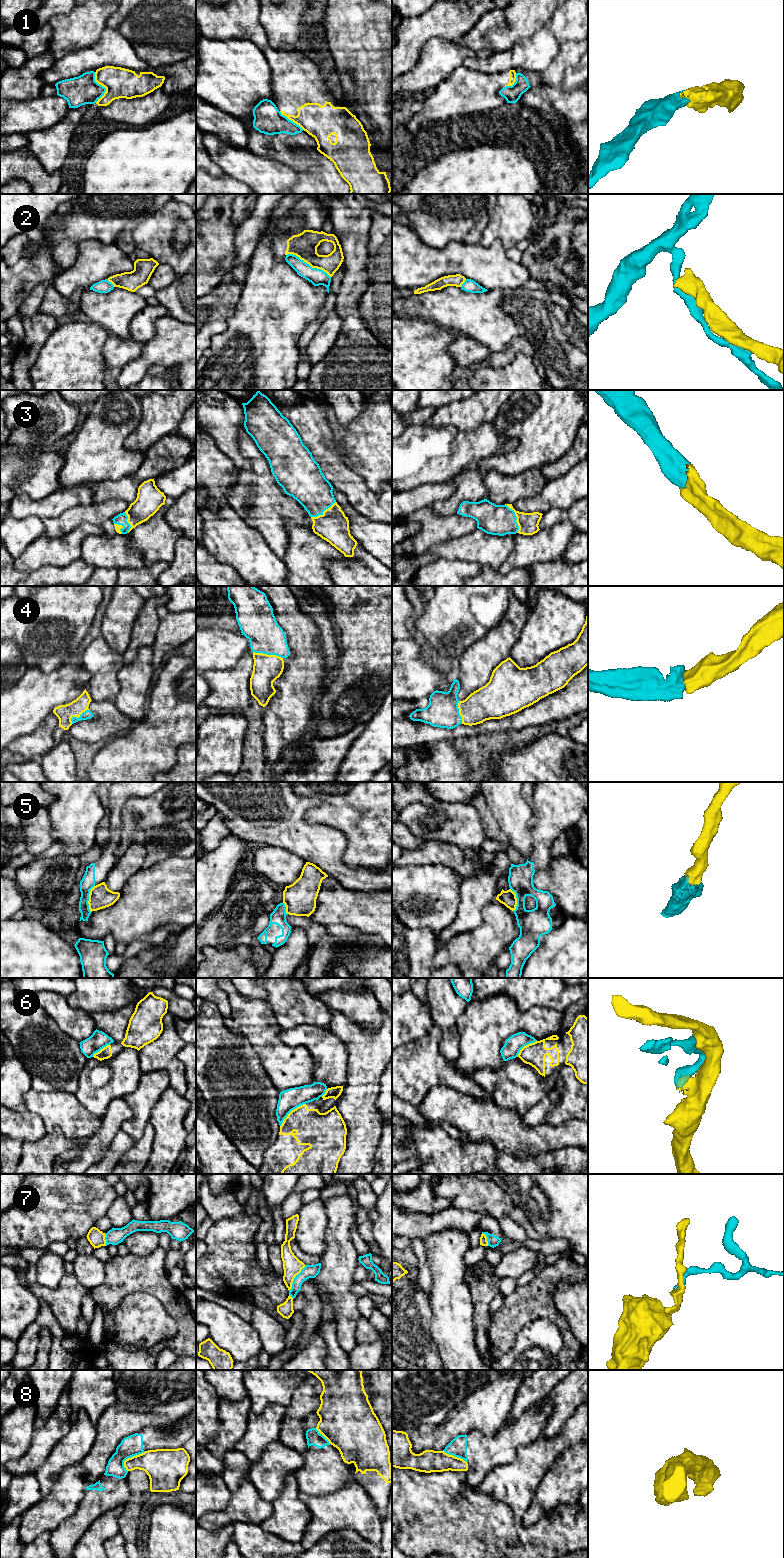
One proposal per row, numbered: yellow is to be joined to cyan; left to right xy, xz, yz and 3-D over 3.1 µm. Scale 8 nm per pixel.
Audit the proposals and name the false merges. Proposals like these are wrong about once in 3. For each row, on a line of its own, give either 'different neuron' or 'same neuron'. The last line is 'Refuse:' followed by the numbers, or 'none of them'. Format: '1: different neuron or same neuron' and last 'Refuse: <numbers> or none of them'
1: different neuron
2: different neuron
3: same neuron
4: same neuron
5: different neuron
6: different neuron
7: different neuron
8: different neuron
Refuse: 1, 2, 5, 6, 7, 8

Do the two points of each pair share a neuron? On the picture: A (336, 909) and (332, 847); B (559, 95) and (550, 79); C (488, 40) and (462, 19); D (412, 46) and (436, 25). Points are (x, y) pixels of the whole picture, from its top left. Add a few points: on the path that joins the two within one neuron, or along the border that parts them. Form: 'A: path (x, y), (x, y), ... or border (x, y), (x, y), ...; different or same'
A: border (328, 875), (348, 889), (355, 890); different
B: border (559, 86), (542, 85), (540, 87); different
C: border (489, 11), (464, 35), (455, 40); different
D: path (418, 40), (430, 28); same

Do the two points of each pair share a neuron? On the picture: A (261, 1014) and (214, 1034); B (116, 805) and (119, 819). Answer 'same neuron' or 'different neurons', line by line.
A: different neurons
B: same neuron

